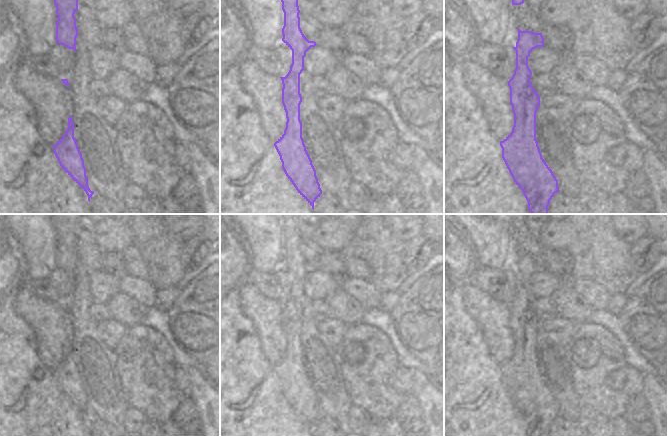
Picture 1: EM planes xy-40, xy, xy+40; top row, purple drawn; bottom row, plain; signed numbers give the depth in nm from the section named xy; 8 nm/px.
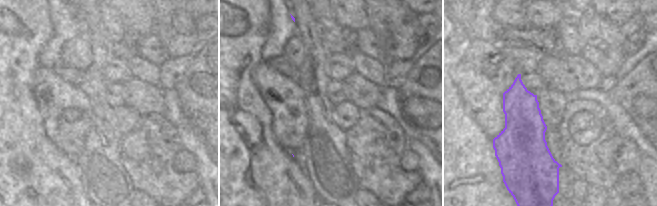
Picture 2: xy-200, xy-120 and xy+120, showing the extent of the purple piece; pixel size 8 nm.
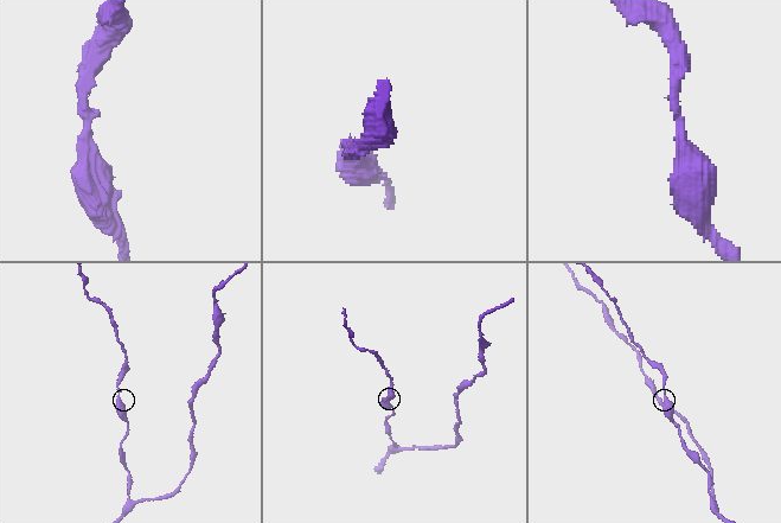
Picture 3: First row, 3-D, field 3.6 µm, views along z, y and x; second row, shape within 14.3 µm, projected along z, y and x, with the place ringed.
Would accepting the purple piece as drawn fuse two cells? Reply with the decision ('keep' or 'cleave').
keep

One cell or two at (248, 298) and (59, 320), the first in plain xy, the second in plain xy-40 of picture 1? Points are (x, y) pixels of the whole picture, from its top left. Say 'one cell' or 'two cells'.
one cell

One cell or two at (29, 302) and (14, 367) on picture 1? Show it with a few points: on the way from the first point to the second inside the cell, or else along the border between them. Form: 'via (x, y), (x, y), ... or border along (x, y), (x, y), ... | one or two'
border along (16, 298), (16, 309), (33, 330), (36, 341) | two

